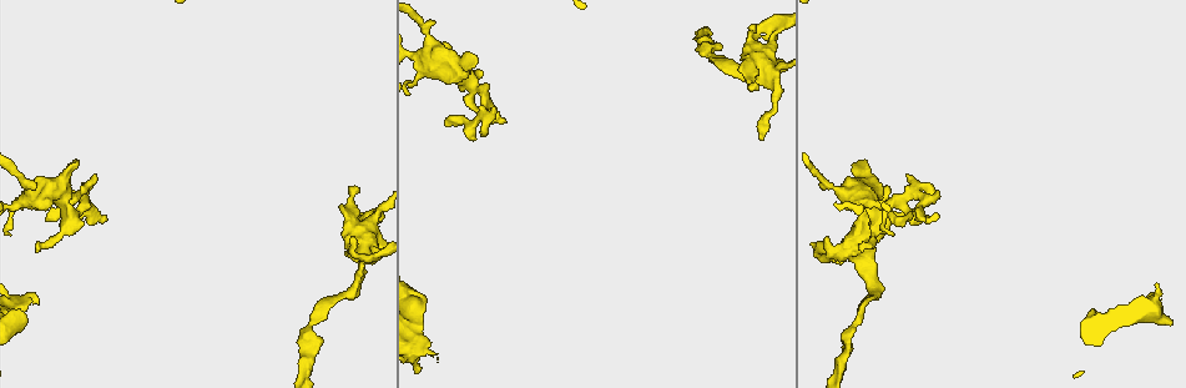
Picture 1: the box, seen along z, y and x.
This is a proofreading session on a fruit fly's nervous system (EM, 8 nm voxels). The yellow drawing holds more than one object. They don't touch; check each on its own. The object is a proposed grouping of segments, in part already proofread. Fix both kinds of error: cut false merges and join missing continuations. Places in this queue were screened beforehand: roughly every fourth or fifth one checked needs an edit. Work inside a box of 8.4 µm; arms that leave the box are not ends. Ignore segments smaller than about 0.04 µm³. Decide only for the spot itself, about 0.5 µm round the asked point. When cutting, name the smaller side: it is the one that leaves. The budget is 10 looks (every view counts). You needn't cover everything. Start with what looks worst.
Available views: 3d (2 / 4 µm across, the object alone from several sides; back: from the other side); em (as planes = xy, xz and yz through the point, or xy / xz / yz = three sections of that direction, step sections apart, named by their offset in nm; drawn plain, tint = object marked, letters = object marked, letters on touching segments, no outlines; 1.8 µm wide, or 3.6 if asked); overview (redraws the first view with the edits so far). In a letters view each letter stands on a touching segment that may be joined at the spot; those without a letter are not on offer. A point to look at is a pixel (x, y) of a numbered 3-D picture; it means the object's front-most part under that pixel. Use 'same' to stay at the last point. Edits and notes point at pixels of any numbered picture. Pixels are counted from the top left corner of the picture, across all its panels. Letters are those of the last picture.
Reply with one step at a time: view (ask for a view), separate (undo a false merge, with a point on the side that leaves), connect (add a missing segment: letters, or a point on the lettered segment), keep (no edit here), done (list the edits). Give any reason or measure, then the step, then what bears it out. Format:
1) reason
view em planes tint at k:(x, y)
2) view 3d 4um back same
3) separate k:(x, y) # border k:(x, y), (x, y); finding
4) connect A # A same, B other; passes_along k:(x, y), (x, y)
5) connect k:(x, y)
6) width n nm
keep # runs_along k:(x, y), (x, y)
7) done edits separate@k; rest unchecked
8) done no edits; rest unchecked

free end
view 3d 2um at 1:(24, 312)

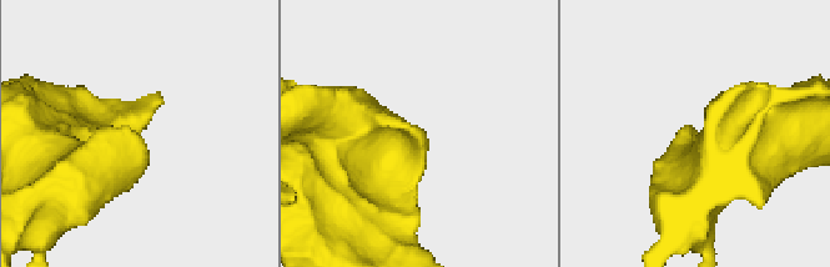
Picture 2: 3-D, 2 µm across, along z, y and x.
shape alone is not enough
view em xy step 16 tint at 2:(422, 139)

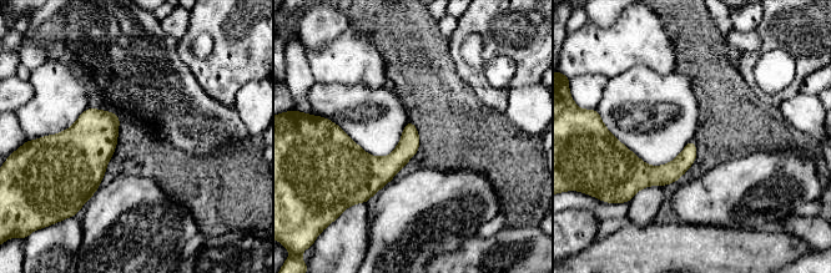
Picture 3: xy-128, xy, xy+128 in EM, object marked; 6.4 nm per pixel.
see the neighbours
view em xy step 16 letters same

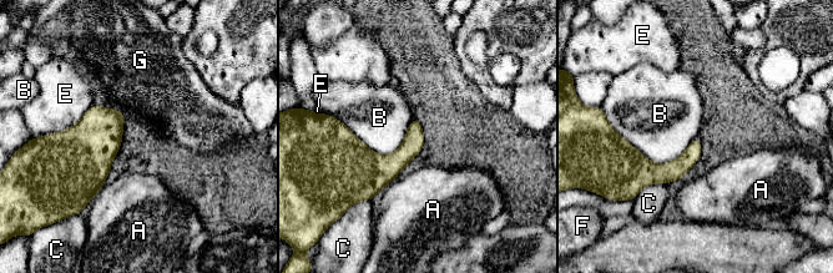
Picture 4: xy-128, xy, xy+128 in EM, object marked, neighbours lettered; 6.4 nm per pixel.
keep # A other, B other, C other, E other, F other, G other; runs_along 4:(697, 143), (675, 170), (626, 148); no lettered segment goes on from it

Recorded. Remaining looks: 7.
a fork
view em planes tint at 1:(867, 194)

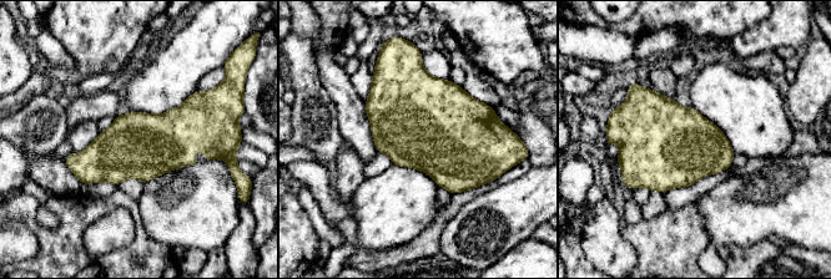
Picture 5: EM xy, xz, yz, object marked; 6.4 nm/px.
what lies round it
view em planes letters same

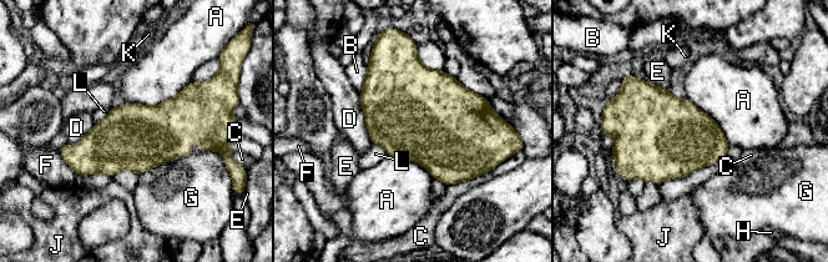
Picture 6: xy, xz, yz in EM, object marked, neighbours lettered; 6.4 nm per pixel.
keep # A other, B other, C other, D other, E other, F other, G other, H other, J other, K other, L other; border 6:(191, 81), (156, 105), (126, 104); one neuron here

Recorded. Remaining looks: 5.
tapers out
view 3d 4um at 1:(749, 85)

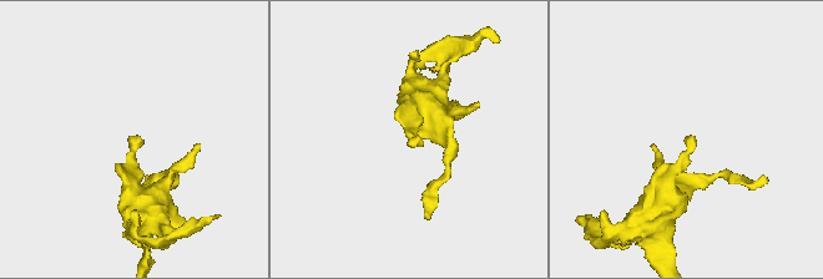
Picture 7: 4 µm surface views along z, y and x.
view em planes letters at 7:(407, 143)

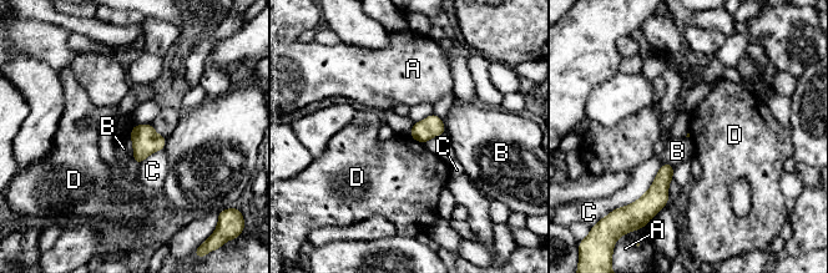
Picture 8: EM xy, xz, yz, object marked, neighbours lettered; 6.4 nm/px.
keep # A other, B other, C other, D other; none of them fits

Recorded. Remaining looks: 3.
free end
view em xz step 4 tint at 1:(768, 19)

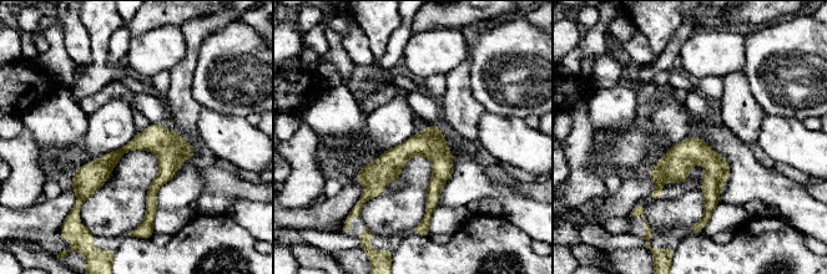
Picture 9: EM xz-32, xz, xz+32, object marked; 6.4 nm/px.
cut it another way
view em planes letters same

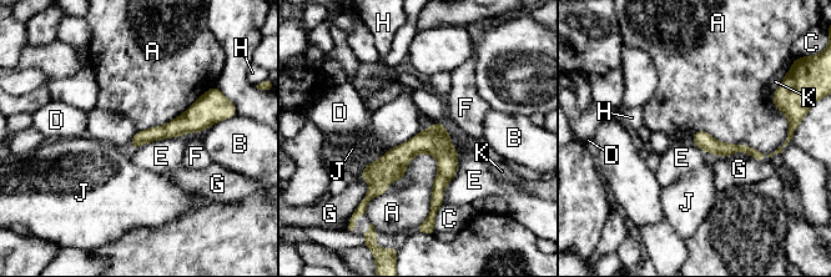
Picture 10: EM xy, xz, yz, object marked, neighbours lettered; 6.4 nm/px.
longest_contact E 480 nm
keep # A other, B other, C other, D other, E other, F other, G other, H other, J other, K other; border 10:(448, 130), (457, 174), (443, 202); no lettered segment goes on from it

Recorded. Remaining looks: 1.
done no edits; rest unchecked

